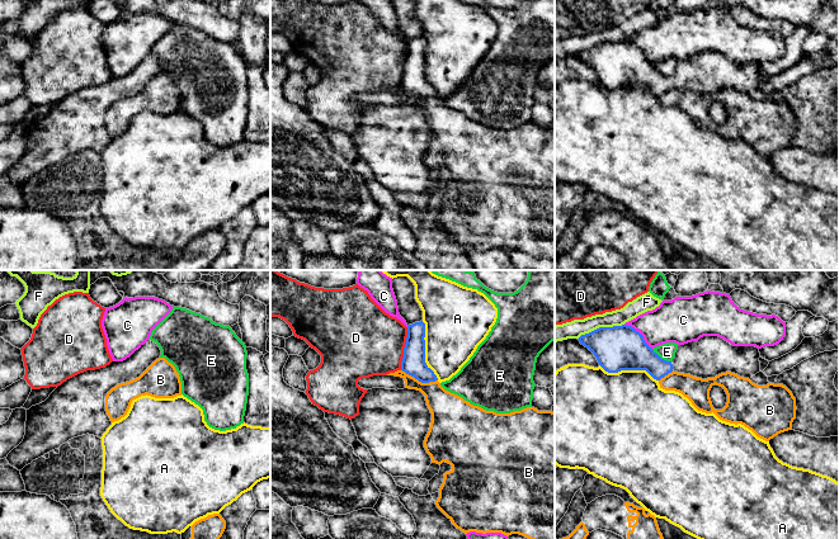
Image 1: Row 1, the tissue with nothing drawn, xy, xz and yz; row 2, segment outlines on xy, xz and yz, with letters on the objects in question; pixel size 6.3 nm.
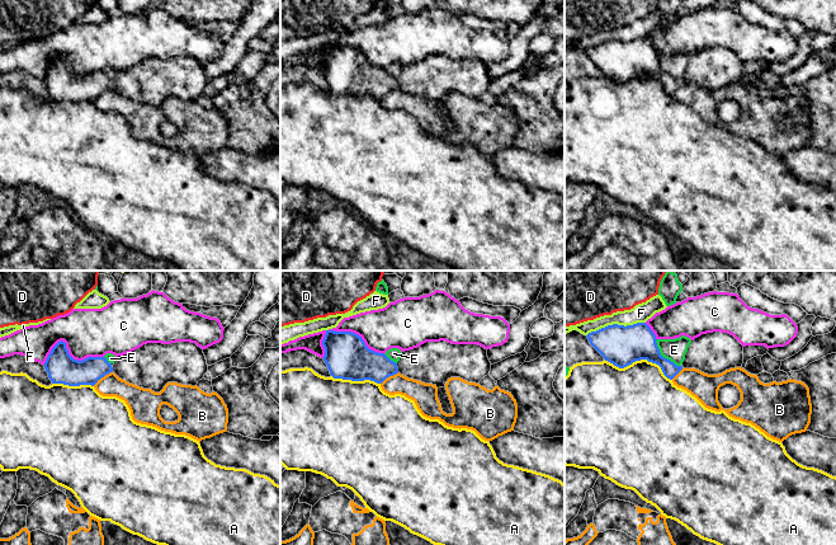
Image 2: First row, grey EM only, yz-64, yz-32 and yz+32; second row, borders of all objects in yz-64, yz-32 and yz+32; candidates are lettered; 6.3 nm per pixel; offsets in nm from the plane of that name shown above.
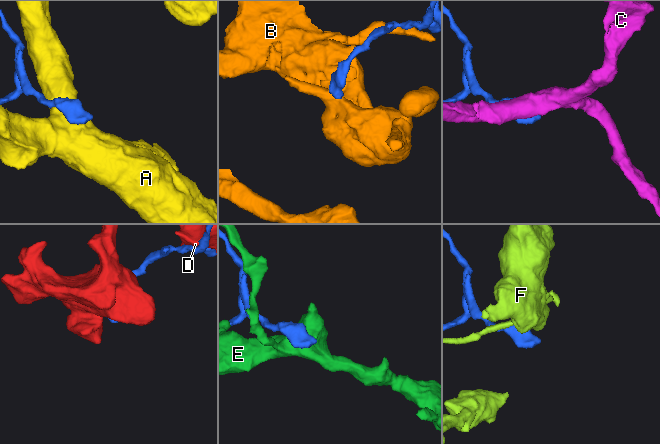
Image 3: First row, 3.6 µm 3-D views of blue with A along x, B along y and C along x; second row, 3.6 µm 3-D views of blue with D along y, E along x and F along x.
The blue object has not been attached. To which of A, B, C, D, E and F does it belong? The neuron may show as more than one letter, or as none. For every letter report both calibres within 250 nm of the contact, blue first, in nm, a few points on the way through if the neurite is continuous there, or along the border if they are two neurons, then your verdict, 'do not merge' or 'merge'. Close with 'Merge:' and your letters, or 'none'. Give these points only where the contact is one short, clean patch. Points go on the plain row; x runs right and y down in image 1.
A: calibres 150 and 380 nm; do not merge
B: calibres 150 and 220 nm; border xz (401, 85), (422, 98), (437, 97); do not merge
C: calibres 280 and 280 nm; do not merge
D: calibres 150 and 440 nm; do not merge
E: calibres 280 and 110 nm; do not merge
F: calibres 280 and 110 nm; border yz (623, 39), (597, 43), (578, 55); do not merge
Merge: none

